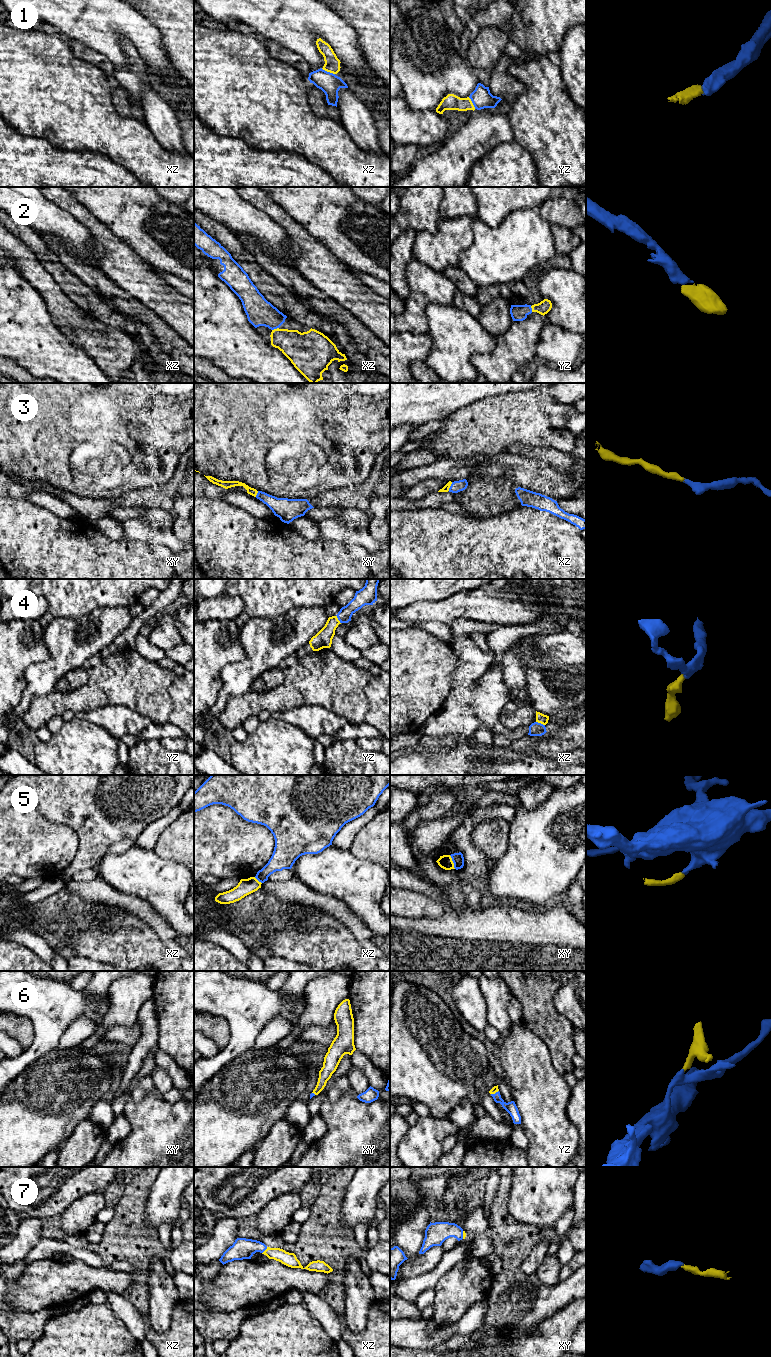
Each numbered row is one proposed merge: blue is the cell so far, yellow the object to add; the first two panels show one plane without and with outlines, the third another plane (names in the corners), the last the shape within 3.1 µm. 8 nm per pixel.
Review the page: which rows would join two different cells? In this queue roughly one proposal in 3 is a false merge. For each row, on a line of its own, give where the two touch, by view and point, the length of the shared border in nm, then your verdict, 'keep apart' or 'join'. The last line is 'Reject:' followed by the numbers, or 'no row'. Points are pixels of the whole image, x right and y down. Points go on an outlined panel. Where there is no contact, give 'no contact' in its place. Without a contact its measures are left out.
1: contact xz (328, 72); length 120 nm; join
2: contact xz (275, 328); length 60 nm; join
3: contact xz (450, 486); length 80 nm; join
4: contact xz (540, 723); length 80 nm; join
5: contact xy (453, 862); length 120 nm; keep apart
6: contact yz (495, 1093); length 70 nm; join
7: contact xz (265, 1249); length 70 nm; join
Reject: 5

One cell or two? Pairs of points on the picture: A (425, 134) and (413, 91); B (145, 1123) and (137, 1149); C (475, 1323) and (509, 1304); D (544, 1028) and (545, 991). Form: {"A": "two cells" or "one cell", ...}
{"A": "two cells", "B": "one cell", "C": "two cells", "D": "one cell"}

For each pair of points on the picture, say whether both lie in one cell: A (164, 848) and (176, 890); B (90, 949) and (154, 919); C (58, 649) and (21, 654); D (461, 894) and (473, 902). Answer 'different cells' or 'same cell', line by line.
A: different cells
B: different cells
C: different cells
D: different cells

